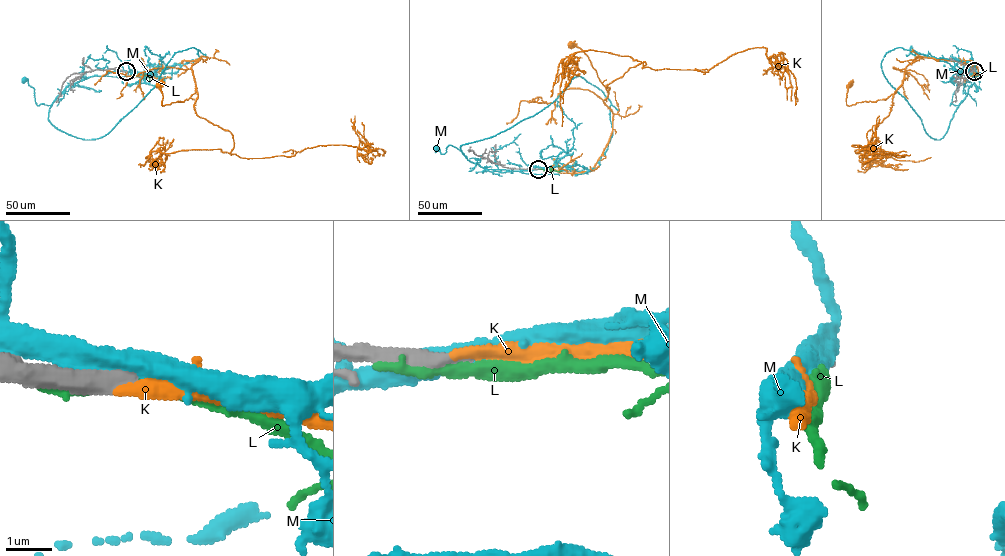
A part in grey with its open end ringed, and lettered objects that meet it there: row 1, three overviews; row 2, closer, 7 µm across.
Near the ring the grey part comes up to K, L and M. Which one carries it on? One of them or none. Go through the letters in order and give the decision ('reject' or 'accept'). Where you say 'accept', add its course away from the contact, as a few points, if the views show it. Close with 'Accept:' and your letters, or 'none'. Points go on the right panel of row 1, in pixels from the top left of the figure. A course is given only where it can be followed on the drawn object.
K: accept; course (974, 71), (977, 69), (971, 61), (918, 56), (906, 67), (895, 93), (850, 106), (849, 84)
L: reject
M: reject
Accept: K

